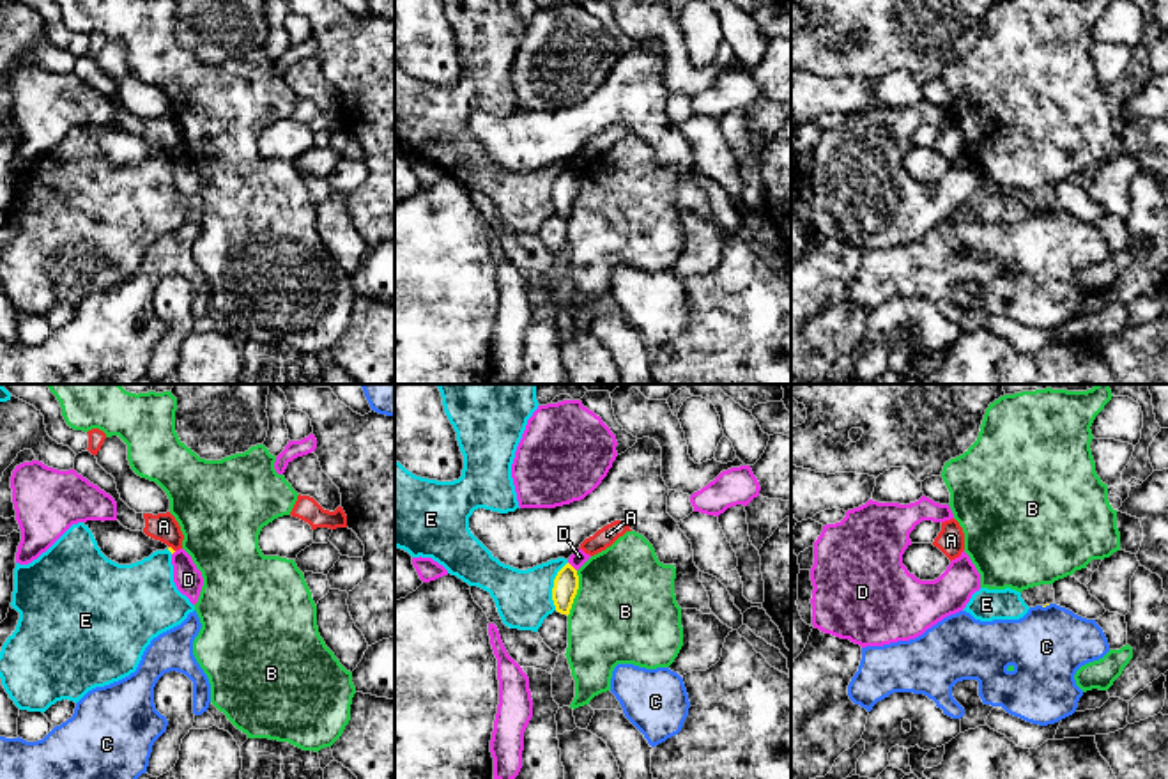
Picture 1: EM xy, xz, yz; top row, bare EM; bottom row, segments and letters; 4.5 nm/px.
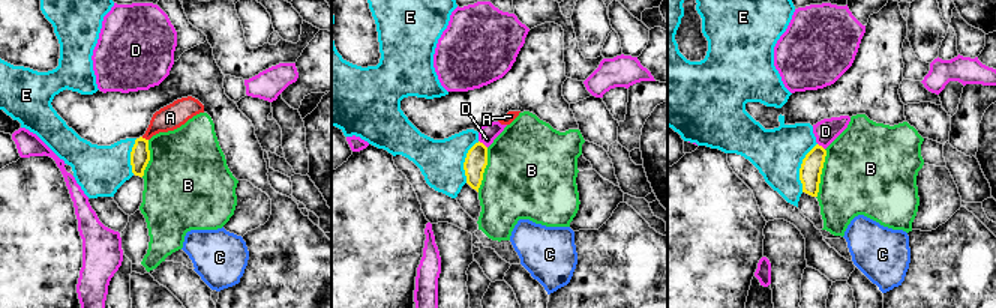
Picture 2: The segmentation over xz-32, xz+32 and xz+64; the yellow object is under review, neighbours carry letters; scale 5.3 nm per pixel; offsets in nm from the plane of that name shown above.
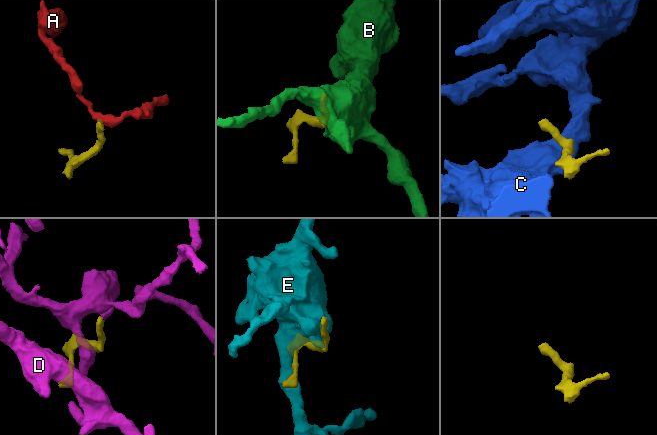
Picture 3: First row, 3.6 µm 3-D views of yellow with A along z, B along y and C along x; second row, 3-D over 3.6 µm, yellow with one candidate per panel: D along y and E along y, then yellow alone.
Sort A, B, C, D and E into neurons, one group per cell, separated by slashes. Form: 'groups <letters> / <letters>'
groups A / B / C / D / E

